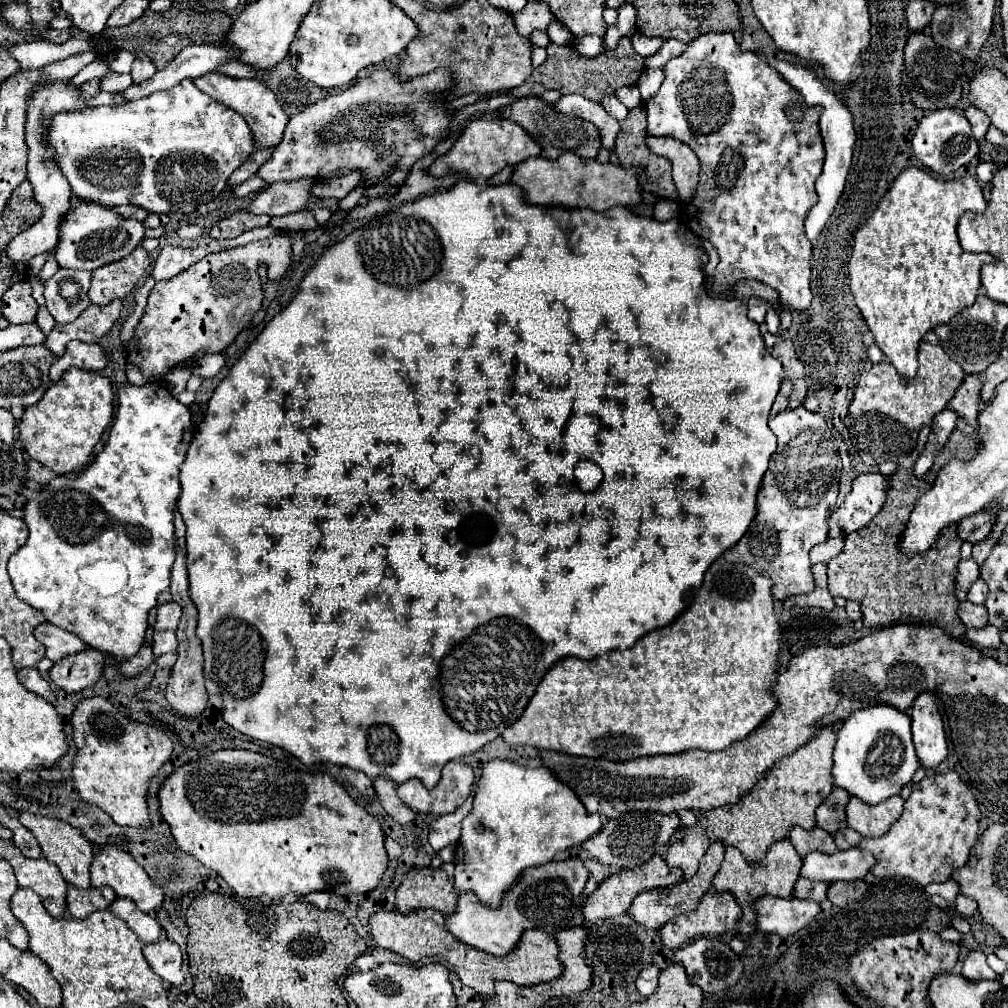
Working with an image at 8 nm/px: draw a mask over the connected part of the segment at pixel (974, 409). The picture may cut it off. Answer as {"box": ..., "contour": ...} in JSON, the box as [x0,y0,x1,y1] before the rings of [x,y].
{"box":[949,375,981,429],"contour":[[[967,375],[963,385],[957,389],[955,397],[949,401],[949,409],[955,411],[961,419],[965,419],[967,425],[979,429],[977,415],[979,415],[979,391],[981,391],[981,381],[979,377]]]}

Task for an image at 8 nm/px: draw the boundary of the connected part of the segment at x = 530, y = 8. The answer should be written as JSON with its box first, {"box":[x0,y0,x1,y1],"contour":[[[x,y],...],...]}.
{"box":[513,1,555,37],"contour":[[[535,1],[535,3],[527,3],[525,9],[521,9],[519,13],[513,15],[515,19],[515,25],[517,25],[517,31],[525,37],[531,35],[531,31],[535,29],[541,29],[545,31],[549,21],[553,21],[555,17],[551,15],[549,7],[543,5],[543,1]]]}

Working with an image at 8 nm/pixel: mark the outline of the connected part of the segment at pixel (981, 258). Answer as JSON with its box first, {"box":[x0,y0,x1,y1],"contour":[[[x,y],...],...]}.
{"box":[849,167,995,379],"contour":[[[909,167],[901,171],[887,195],[881,199],[865,227],[855,235],[853,257],[849,261],[851,291],[855,303],[863,313],[869,331],[875,335],[875,343],[895,365],[901,377],[913,379],[917,373],[917,349],[927,331],[937,325],[949,323],[957,313],[975,303],[979,291],[979,271],[983,263],[993,263],[995,257],[989,253],[967,253],[961,249],[957,239],[957,221],[965,211],[985,211],[987,201],[975,177],[963,177],[955,181],[935,179],[929,171]]]}

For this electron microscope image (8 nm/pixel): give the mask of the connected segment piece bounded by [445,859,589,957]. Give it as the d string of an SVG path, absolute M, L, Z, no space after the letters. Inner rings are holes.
M577 859L549 861L545 865L527 869L521 881L505 895L503 905L497 909L479 903L473 893L461 893L457 901L457 913L447 915L445 925L459 941L489 955L505 957L517 947L523 931L527 929L541 929L549 935L557 935L565 927L573 927L579 895L585 889L587 877L589 871Z

